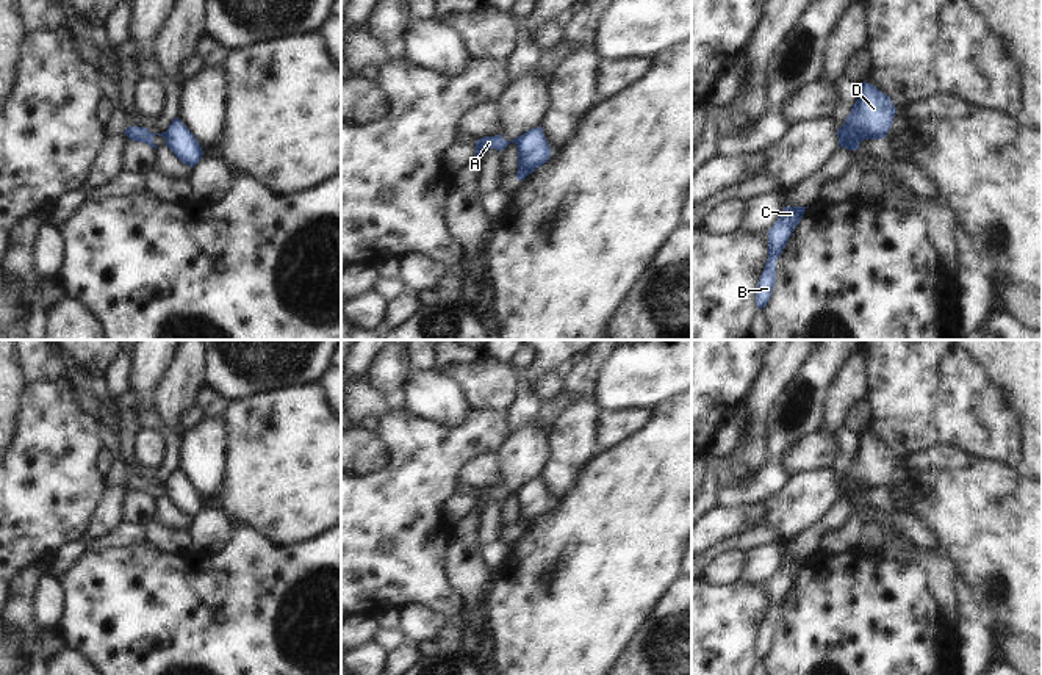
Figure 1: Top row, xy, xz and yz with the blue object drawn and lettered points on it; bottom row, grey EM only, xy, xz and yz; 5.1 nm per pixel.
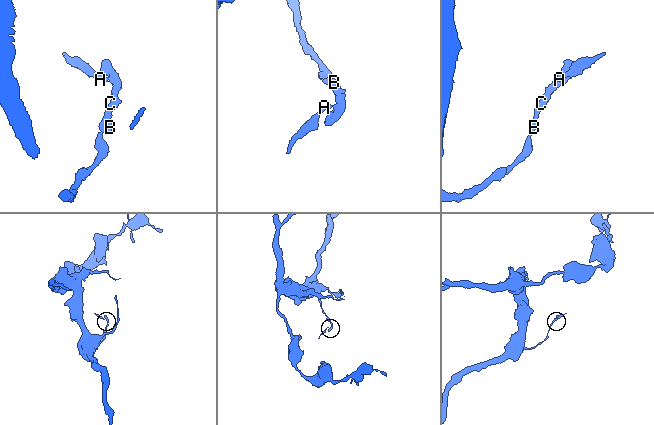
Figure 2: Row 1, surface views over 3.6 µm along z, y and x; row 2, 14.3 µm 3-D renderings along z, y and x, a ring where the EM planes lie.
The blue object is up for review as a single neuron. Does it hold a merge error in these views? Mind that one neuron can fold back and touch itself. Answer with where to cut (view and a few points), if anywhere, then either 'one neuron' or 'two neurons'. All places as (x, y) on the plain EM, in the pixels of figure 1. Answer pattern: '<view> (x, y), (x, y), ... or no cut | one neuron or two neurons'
xy (163, 484), (166, 489) | two neurons

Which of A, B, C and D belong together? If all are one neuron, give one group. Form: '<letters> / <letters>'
A / B C D

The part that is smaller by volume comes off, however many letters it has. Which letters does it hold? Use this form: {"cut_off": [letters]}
{"cut_off": ["A"]}

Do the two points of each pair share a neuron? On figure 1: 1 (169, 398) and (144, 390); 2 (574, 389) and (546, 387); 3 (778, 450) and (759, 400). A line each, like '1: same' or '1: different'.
1: different
2: different
3: different

